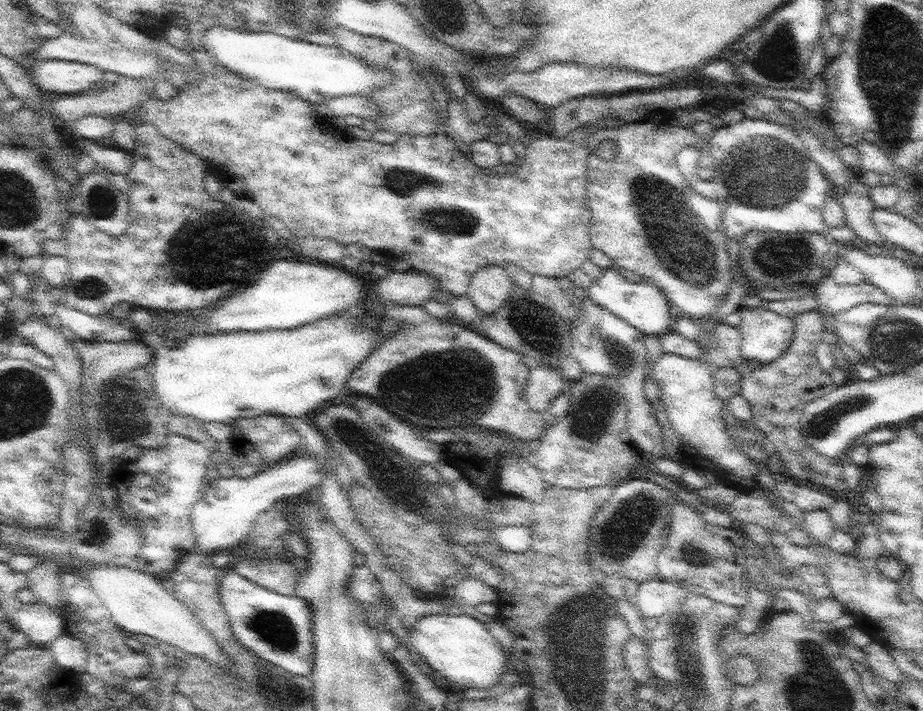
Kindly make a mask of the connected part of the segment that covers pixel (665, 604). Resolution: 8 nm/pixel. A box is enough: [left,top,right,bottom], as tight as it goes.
[636,578,674,621]

